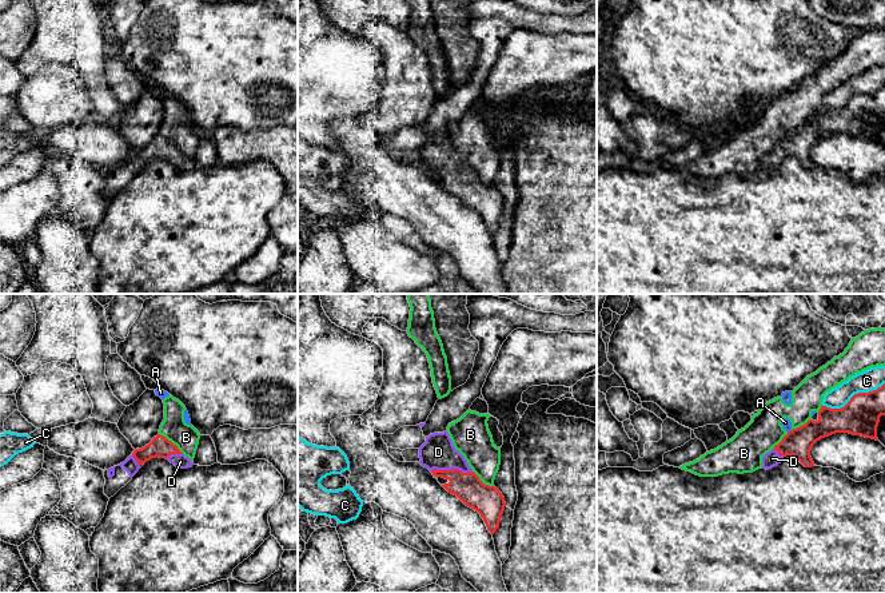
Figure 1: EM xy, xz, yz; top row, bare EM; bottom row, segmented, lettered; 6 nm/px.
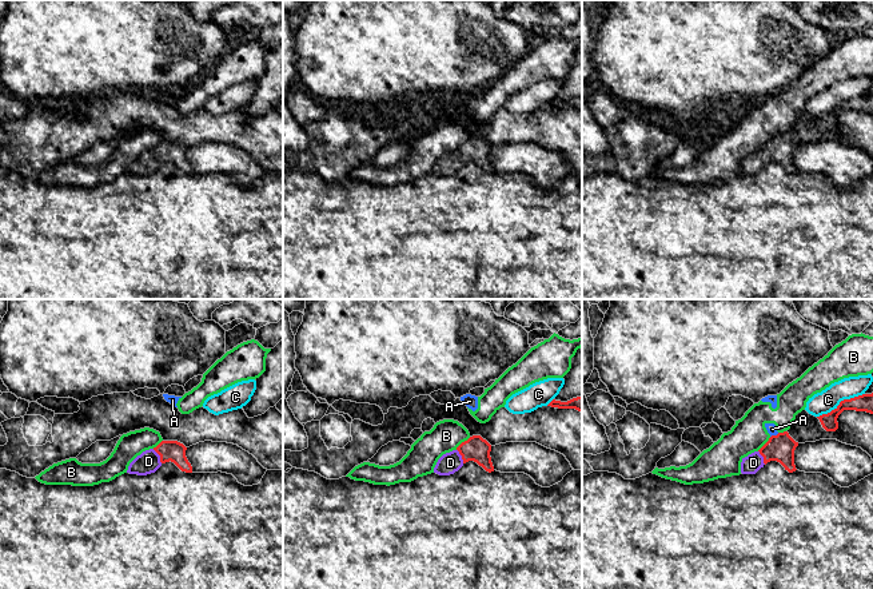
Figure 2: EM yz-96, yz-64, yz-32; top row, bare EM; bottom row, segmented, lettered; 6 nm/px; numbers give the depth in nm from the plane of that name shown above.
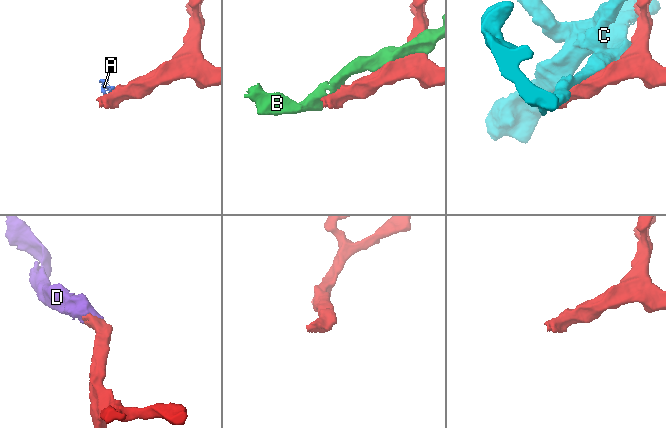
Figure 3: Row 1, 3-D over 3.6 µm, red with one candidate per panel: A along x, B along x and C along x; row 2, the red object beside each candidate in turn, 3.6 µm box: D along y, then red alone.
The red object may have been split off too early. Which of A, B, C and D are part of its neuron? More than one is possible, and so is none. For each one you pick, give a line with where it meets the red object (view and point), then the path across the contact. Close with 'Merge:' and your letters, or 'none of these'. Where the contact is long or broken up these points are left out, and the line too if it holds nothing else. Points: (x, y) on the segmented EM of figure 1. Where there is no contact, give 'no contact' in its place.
D: xz (453, 469) | across xz (467, 486), (453, 469), (438, 452)
Merge: D

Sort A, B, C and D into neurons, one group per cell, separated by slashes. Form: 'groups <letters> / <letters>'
groups A B / C / D

